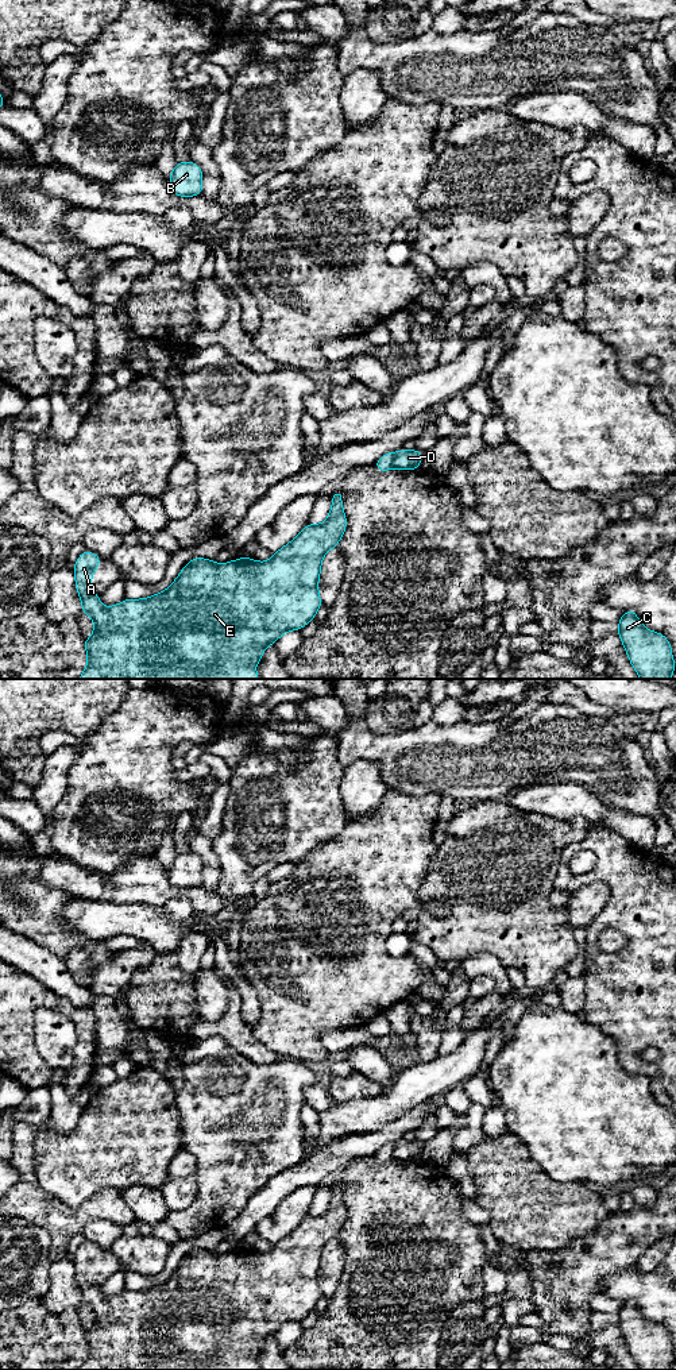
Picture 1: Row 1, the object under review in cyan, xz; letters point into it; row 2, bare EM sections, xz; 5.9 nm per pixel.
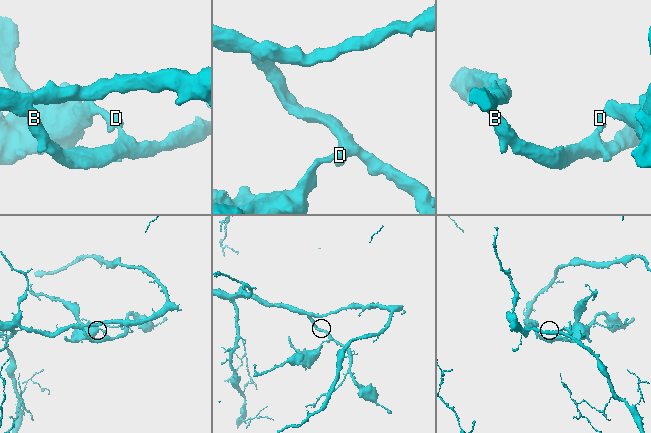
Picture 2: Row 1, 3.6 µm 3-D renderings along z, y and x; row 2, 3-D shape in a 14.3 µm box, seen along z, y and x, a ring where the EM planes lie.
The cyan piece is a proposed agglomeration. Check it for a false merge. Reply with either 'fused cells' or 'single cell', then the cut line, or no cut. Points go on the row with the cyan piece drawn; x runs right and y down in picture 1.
fused cells; cut in xz along (397, 452), (391, 466)

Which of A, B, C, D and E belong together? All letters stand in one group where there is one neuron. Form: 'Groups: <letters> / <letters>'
Groups: A E / B C D

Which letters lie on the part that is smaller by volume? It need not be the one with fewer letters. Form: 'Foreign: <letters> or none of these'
Foreign: A, E

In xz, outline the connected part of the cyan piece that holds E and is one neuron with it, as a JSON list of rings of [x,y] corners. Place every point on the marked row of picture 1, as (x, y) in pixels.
[[[332,491],[332,508],[328,518],[320,524],[306,524],[300,535],[274,552],[269,561],[255,561],[242,556],[237,560],[216,564],[204,557],[192,559],[171,586],[144,599],[124,599],[112,607],[104,607],[92,591],[92,572],[98,570],[101,556],[84,551],[74,567],[76,588],[82,602],[81,614],[89,614],[94,622],[93,636],[84,638],[88,667],[78,679],[258,679],[259,671],[250,665],[260,663],[266,647],[289,630],[301,630],[314,620],[322,606],[318,595],[318,576],[324,555],[336,548],[347,529],[341,503],[343,491]]]

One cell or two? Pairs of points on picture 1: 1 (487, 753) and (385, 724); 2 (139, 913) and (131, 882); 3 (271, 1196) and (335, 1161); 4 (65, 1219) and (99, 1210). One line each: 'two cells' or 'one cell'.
1: two cells
2: two cells
3: one cell
4: one cell

